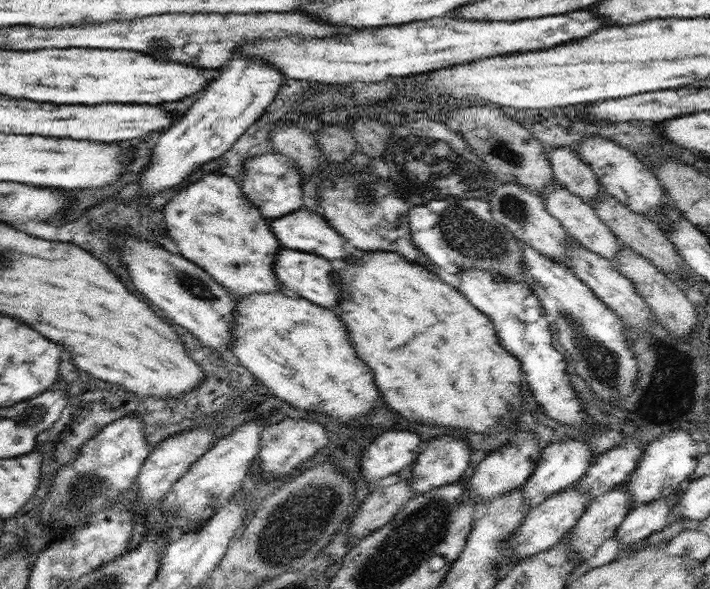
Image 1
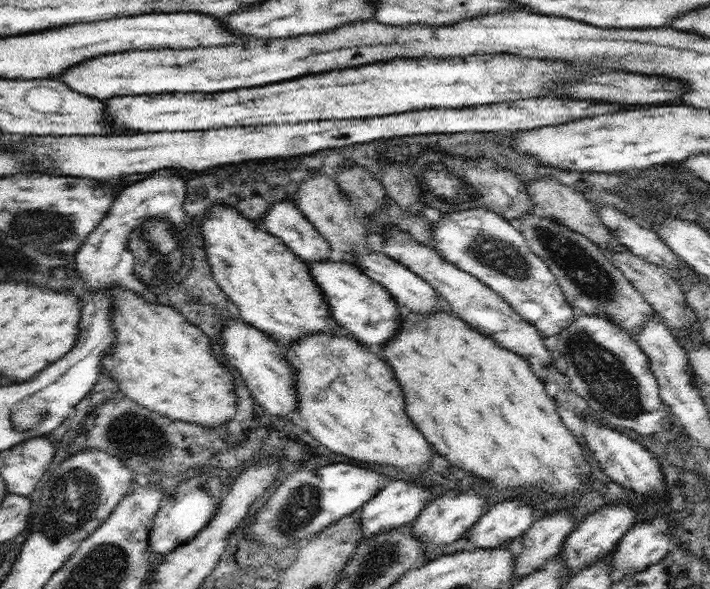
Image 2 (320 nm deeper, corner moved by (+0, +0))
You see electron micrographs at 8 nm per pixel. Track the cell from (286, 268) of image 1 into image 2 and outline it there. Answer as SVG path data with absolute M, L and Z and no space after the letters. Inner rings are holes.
M327 258L320 262L311 262L308 266L312 270L311 275L323 290L323 295L326 292L325 299L336 323L344 326L358 342L366 346L382 346L386 344L386 338L390 340L398 332L402 322L400 314L404 312L400 312L400 305L383 284L372 280L349 262L330 261Z

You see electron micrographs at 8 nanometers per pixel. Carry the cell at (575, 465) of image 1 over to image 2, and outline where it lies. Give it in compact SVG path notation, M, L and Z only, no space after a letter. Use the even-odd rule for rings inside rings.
M530 498L506 500L491 505L465 535L476 548L498 548L514 545L532 526L535 515Z

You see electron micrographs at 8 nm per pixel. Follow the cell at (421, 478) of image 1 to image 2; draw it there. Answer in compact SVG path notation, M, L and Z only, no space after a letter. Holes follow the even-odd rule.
M394 480L388 486L386 484L388 482L359 510L358 516L364 537L408 526L419 518L422 509L430 502L430 493L426 491L426 485L404 482L404 480Z

